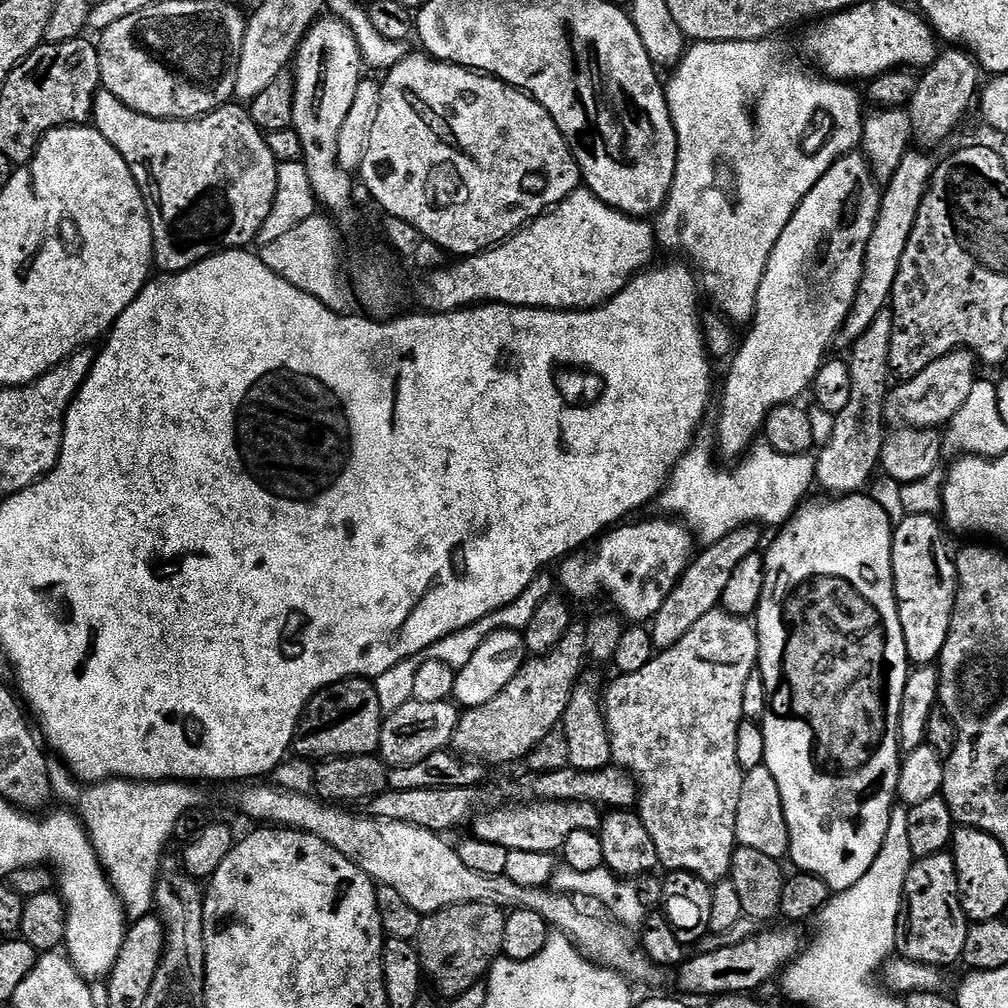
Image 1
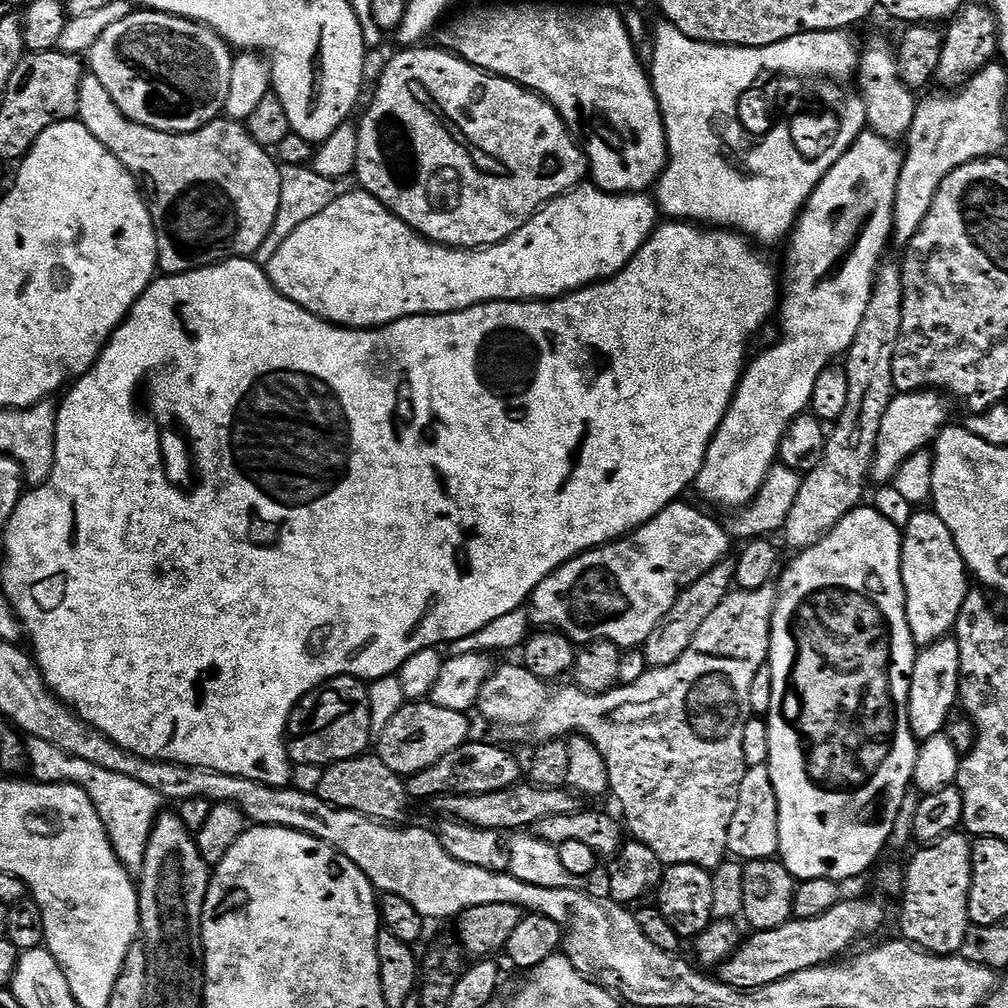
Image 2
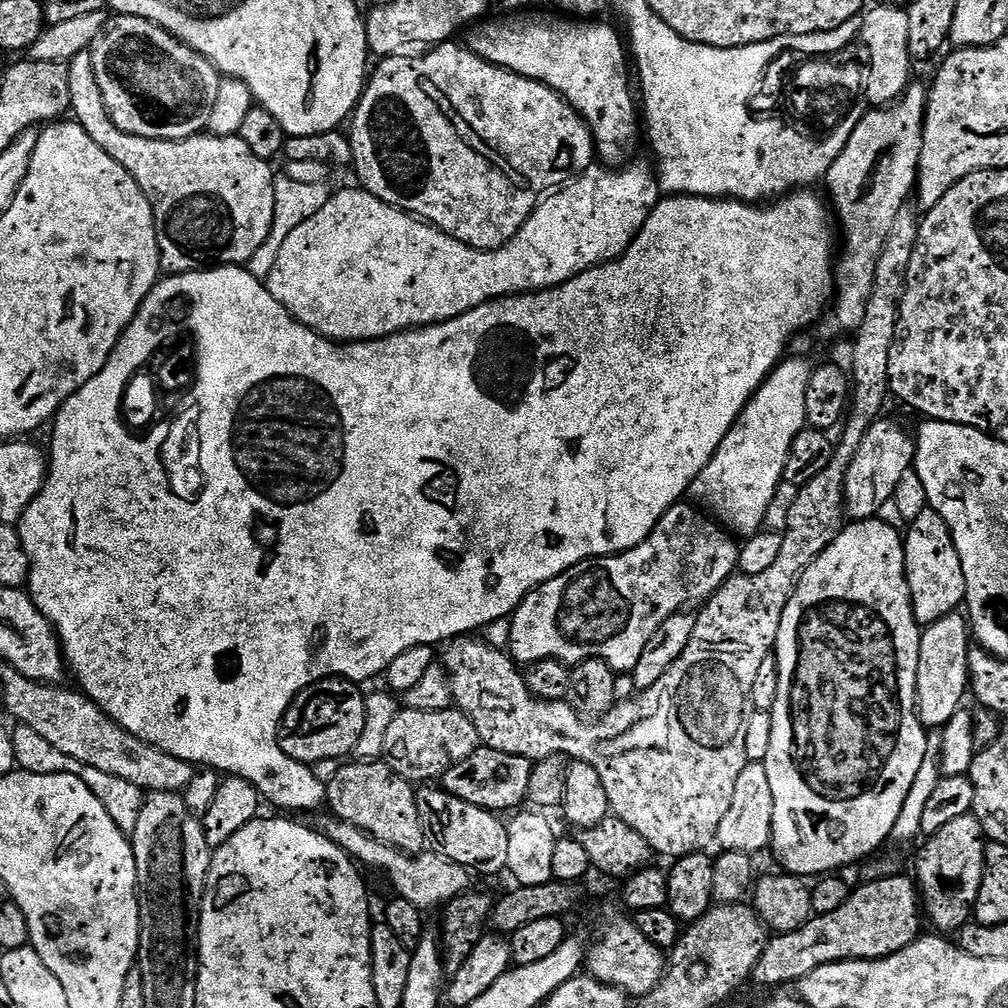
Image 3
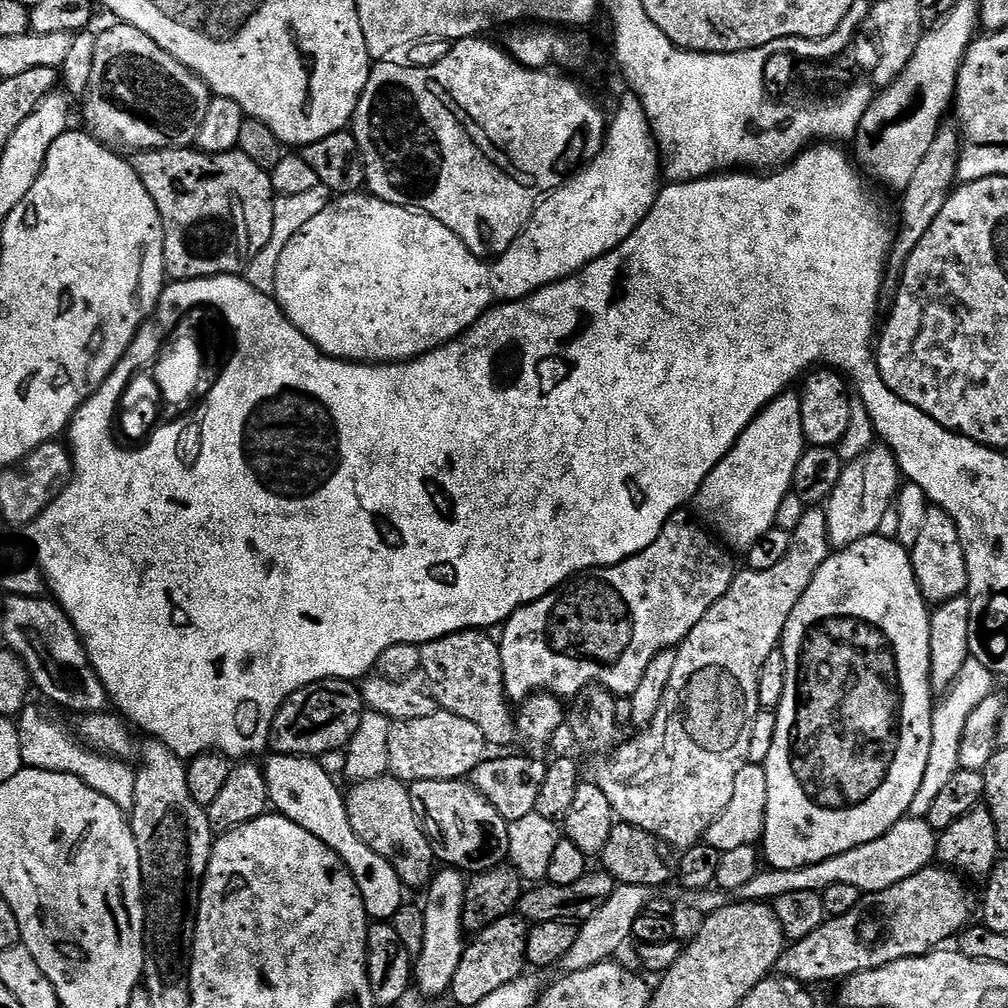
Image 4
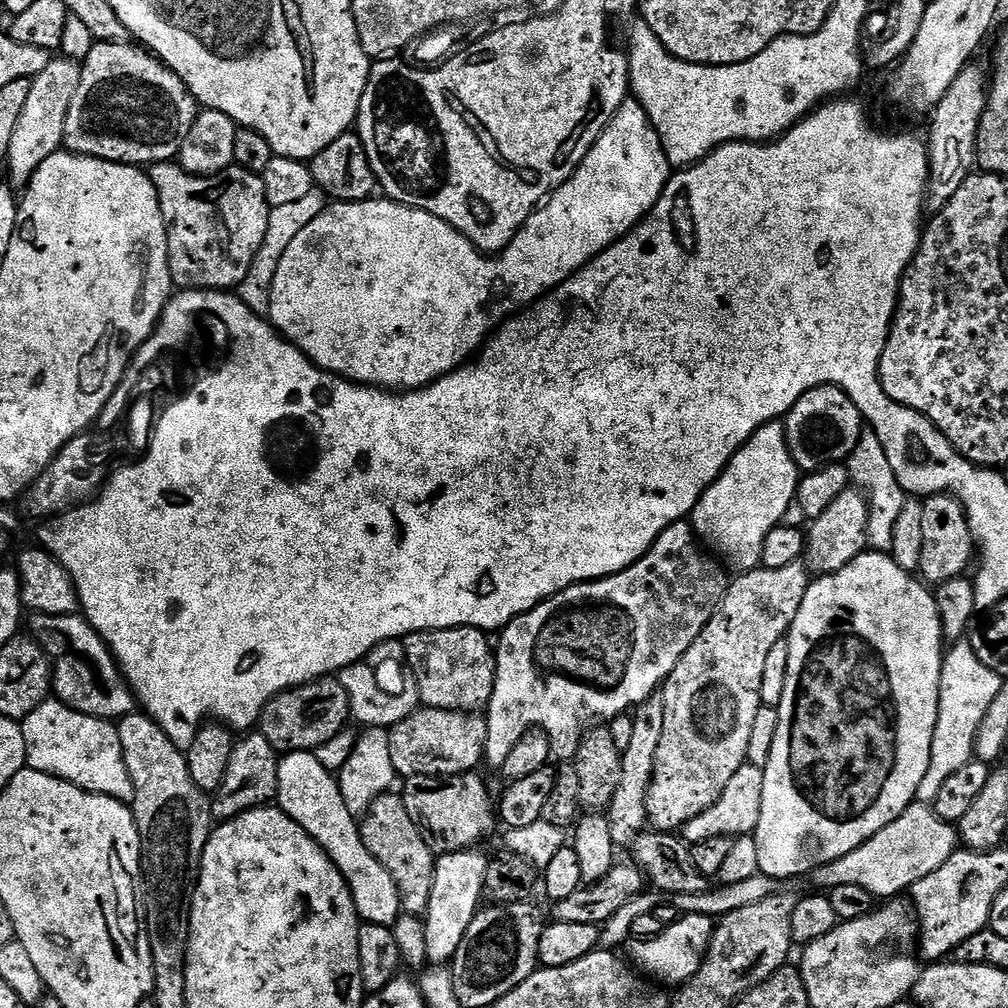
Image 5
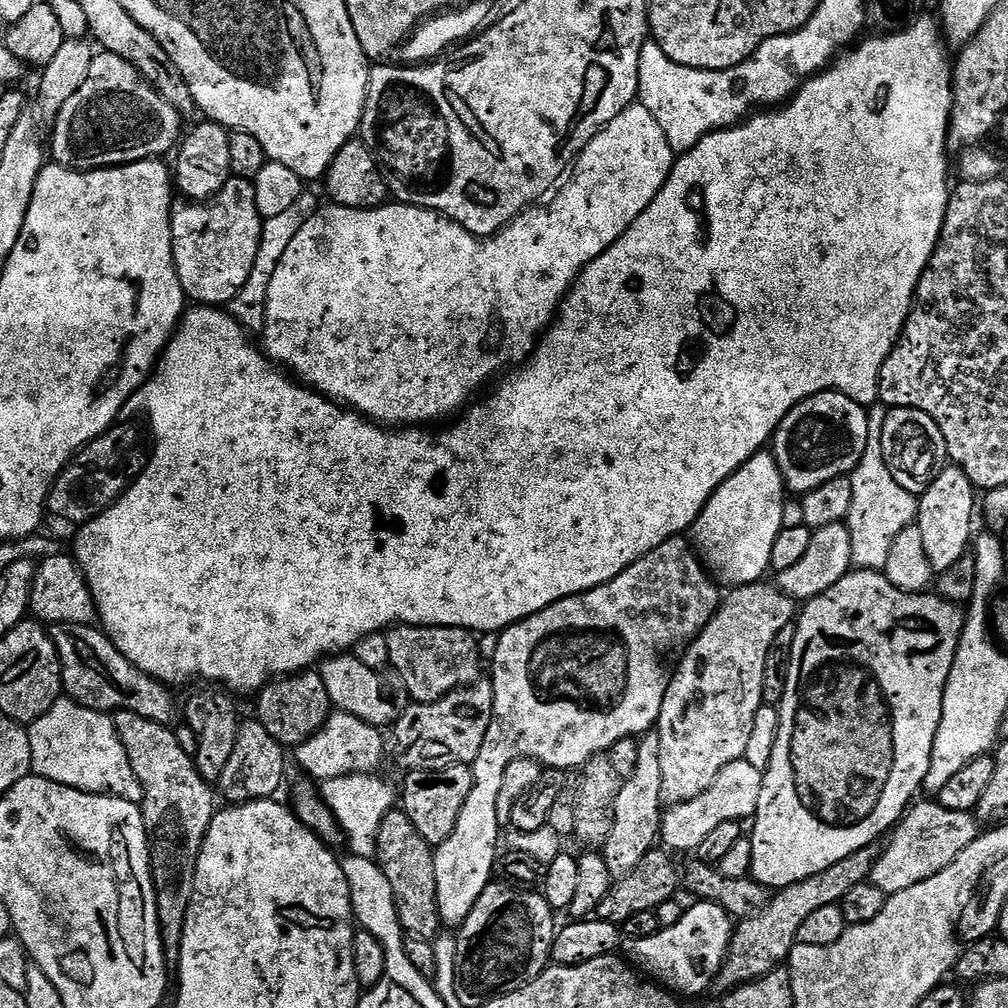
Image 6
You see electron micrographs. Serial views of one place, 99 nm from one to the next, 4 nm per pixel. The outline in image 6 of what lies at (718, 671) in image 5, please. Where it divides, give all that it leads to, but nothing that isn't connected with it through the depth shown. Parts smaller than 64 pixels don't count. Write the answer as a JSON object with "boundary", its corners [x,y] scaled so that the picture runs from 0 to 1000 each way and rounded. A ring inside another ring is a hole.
{"boundary":[[[751,577],[749,579],[741,579],[735,583],[727,583],[717,592],[715,601],[708,609],[706,616],[692,628],[689,635],[682,640],[681,646],[683,648],[676,653],[675,660],[671,663],[671,668],[668,671],[666,668],[663,675],[663,684],[659,686],[659,695],[657,696],[657,704],[655,705],[653,715],[655,747],[657,748],[657,788],[659,789],[660,799],[676,798],[685,792],[692,792],[692,788],[699,786],[708,776],[708,772],[712,772],[712,768],[716,768],[716,760],[724,760],[724,756],[738,752],[740,739],[744,733],[744,723],[748,720],[748,708],[752,708],[754,699],[758,697],[758,662],[760,661],[760,653],[764,649],[764,641],[768,637],[772,625],[776,625],[776,621],[787,618],[791,607],[791,596],[775,587],[769,578]]]}

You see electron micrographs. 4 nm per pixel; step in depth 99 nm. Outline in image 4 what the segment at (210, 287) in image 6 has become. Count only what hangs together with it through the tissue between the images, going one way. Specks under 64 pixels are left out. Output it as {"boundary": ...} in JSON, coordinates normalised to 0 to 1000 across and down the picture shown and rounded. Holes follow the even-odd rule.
{"boundary":[[[193,146],[188,147],[151,147],[147,151],[136,151],[130,156],[131,168],[141,177],[141,185],[145,185],[145,192],[153,196],[153,204],[157,204],[157,212],[161,216],[161,228],[163,229],[163,272],[168,279],[195,278],[196,276],[208,276],[209,274],[236,274],[245,271],[247,260],[258,251],[260,244],[268,240],[268,228],[272,228],[272,200],[274,194],[270,188],[270,176],[260,165],[248,161],[244,153],[236,149],[221,151],[220,153],[208,153],[200,151]]]}

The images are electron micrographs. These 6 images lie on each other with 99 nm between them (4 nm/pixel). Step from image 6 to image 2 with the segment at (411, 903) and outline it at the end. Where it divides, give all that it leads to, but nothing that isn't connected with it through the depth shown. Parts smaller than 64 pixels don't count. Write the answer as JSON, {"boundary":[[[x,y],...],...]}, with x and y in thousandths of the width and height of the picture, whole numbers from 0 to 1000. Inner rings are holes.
{"boundary":[[[362,748],[331,756],[321,762],[319,776],[313,789],[332,802],[351,804],[369,813],[379,813],[382,817],[396,818],[405,806],[407,791],[402,771],[396,770],[379,752],[372,748]]]}

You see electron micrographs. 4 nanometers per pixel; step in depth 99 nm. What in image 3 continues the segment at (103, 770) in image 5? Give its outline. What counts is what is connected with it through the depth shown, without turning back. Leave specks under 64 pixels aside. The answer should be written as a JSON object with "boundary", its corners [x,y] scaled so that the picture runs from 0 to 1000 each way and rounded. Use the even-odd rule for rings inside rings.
{"boundary":[[[16,718],[11,723],[11,727],[12,743],[16,753],[16,762],[19,765],[30,768],[73,768],[77,772],[81,772],[81,776],[85,776],[85,780],[89,780],[89,784],[97,792],[97,796],[101,796],[101,800],[105,800],[105,808],[109,808],[109,812],[113,812],[117,820],[124,827],[134,824],[137,819],[137,810],[141,808],[145,793],[145,787],[141,783],[137,780],[129,780],[129,776],[121,776],[121,772],[113,772],[113,768],[101,768],[101,764],[93,764],[93,760],[81,760],[81,756],[75,755],[74,752],[65,752],[65,748],[54,744],[54,740],[50,740],[50,736],[46,736],[46,732],[34,728],[34,724],[30,724],[30,720]]]}

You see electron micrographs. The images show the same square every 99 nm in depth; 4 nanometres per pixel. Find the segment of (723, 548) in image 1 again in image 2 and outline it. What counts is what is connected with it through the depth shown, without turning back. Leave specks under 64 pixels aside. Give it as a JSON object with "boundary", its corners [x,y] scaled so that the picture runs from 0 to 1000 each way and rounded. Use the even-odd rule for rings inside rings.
{"boundary":[[[720,554],[715,560],[709,560],[703,567],[696,569],[692,577],[681,581],[681,585],[677,585],[677,589],[669,597],[669,601],[665,601],[657,617],[649,621],[649,629],[645,629],[645,633],[641,633],[641,637],[637,640],[644,663],[656,663],[673,657],[673,653],[681,649],[685,637],[688,637],[688,629],[696,625],[696,617],[700,617],[700,613],[704,613],[704,609],[712,605],[712,601],[722,592],[723,587],[727,586],[729,578],[729,555]]]}

